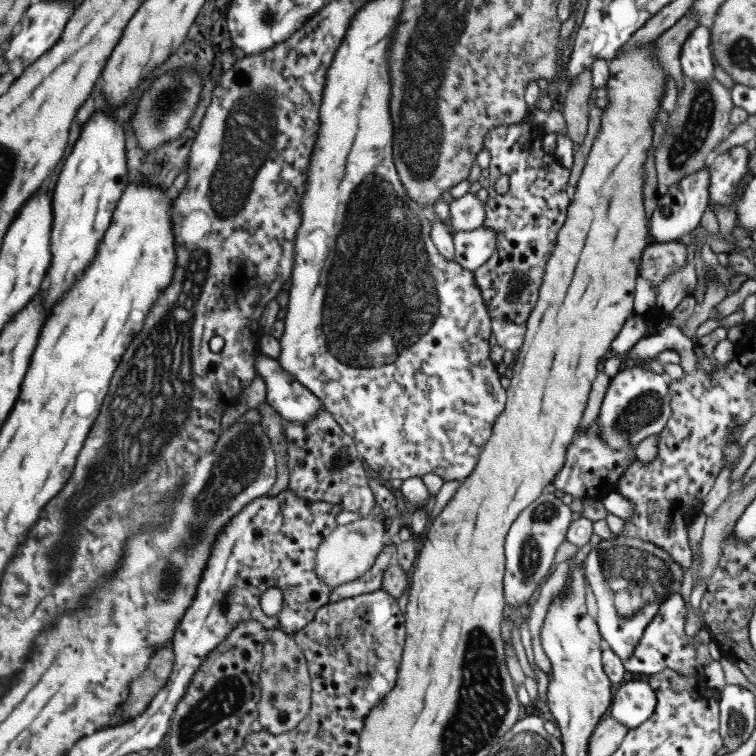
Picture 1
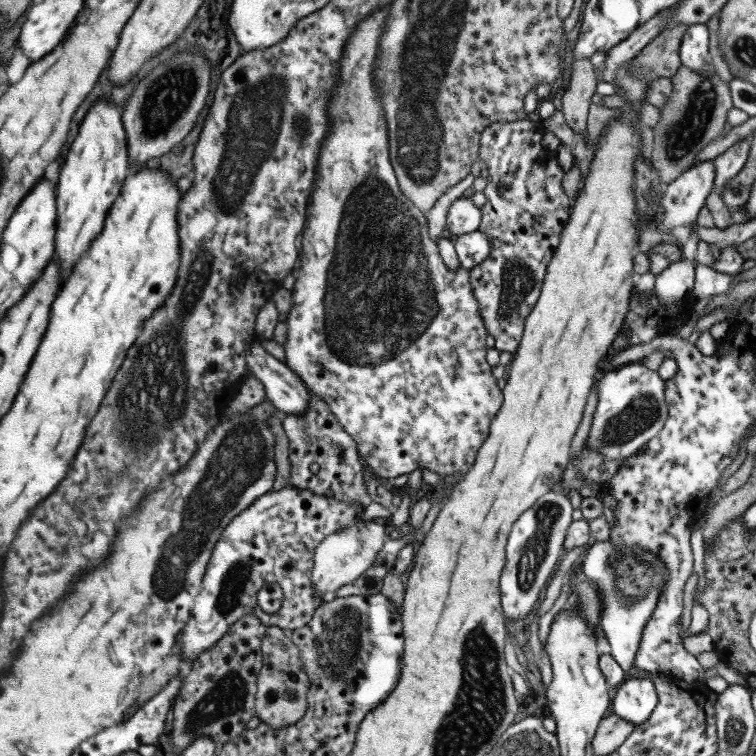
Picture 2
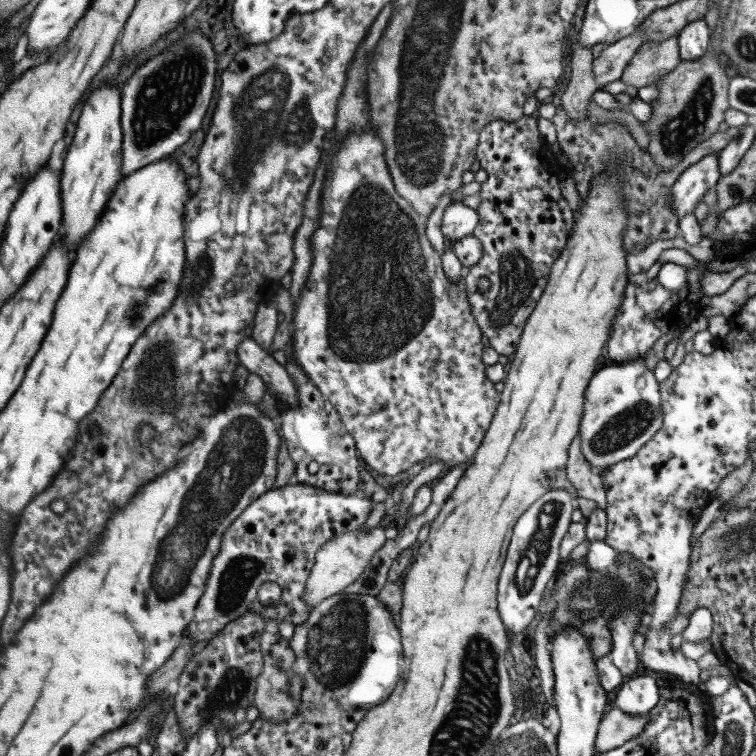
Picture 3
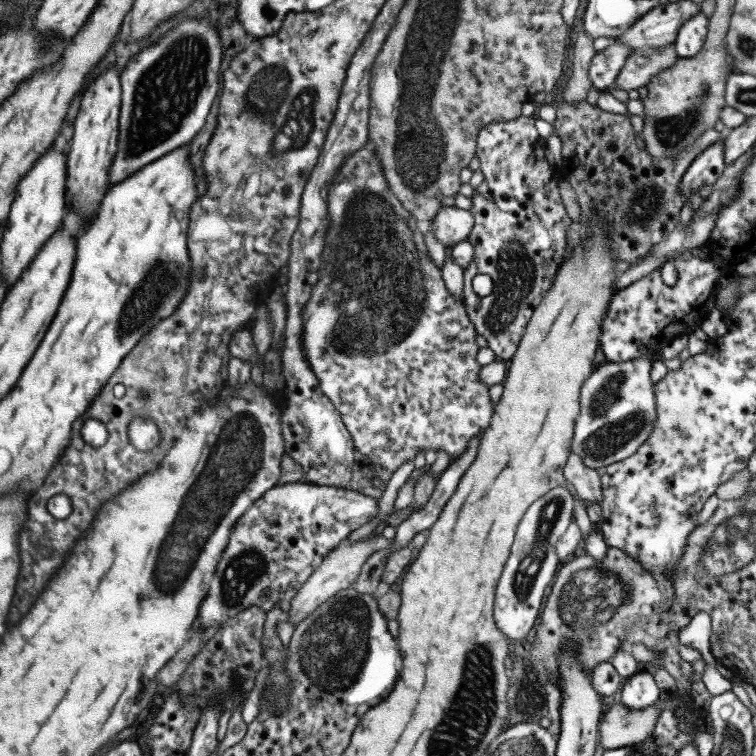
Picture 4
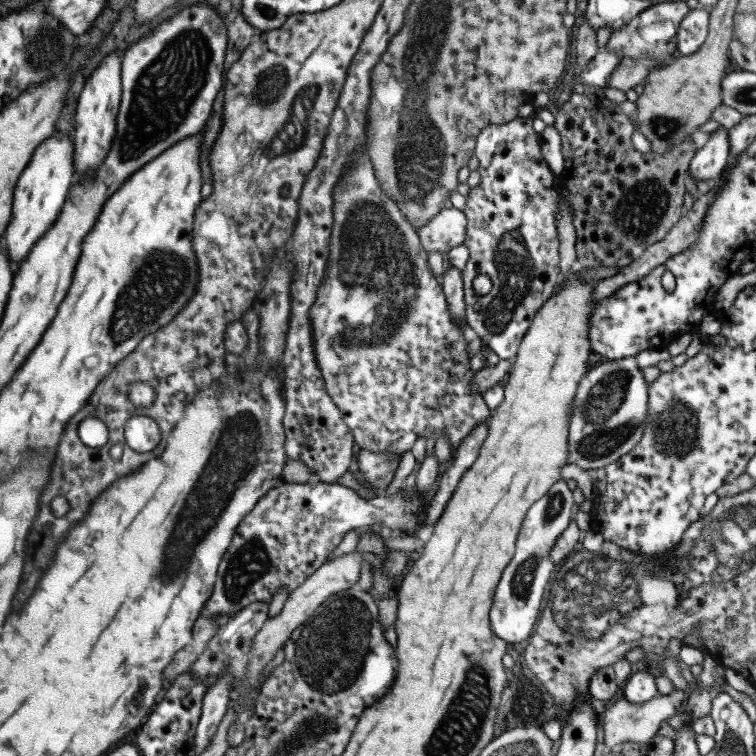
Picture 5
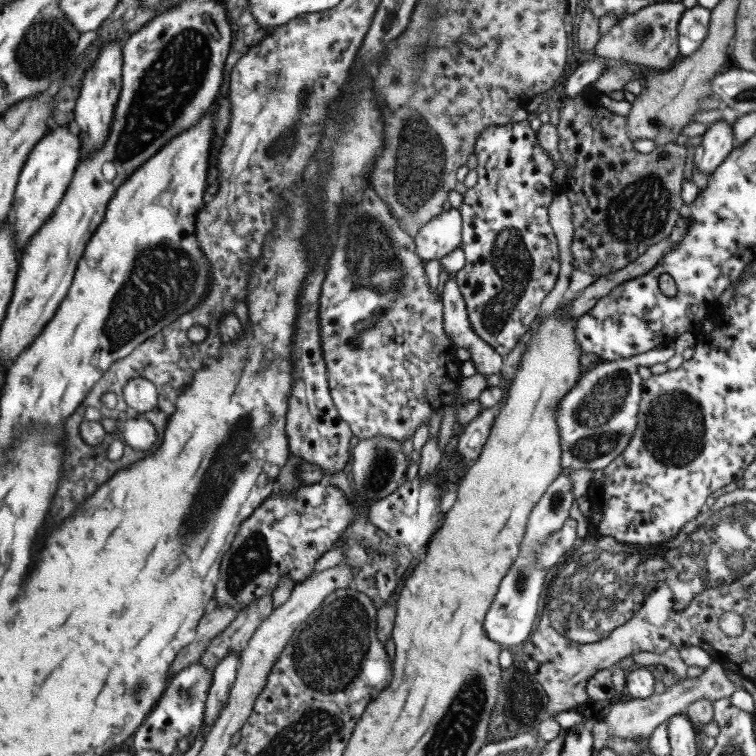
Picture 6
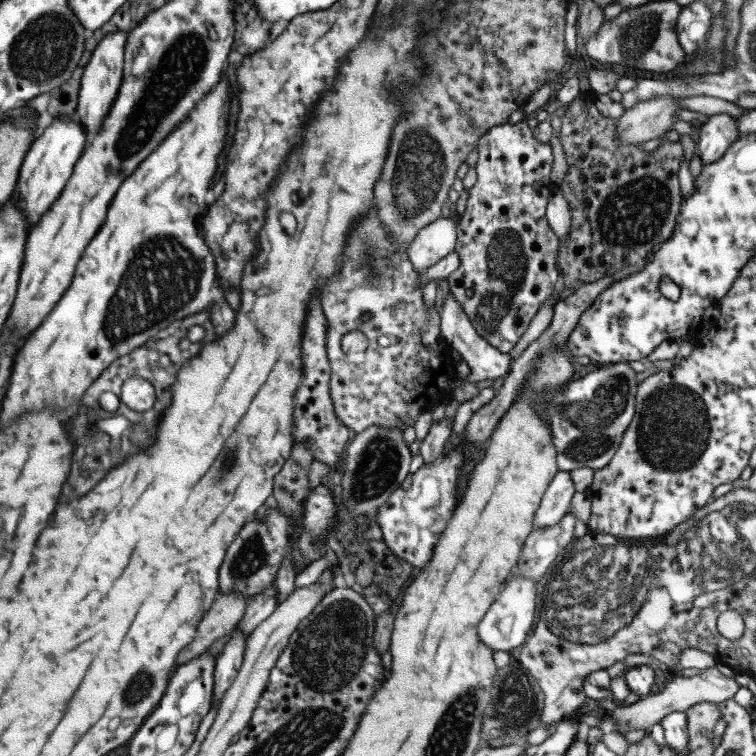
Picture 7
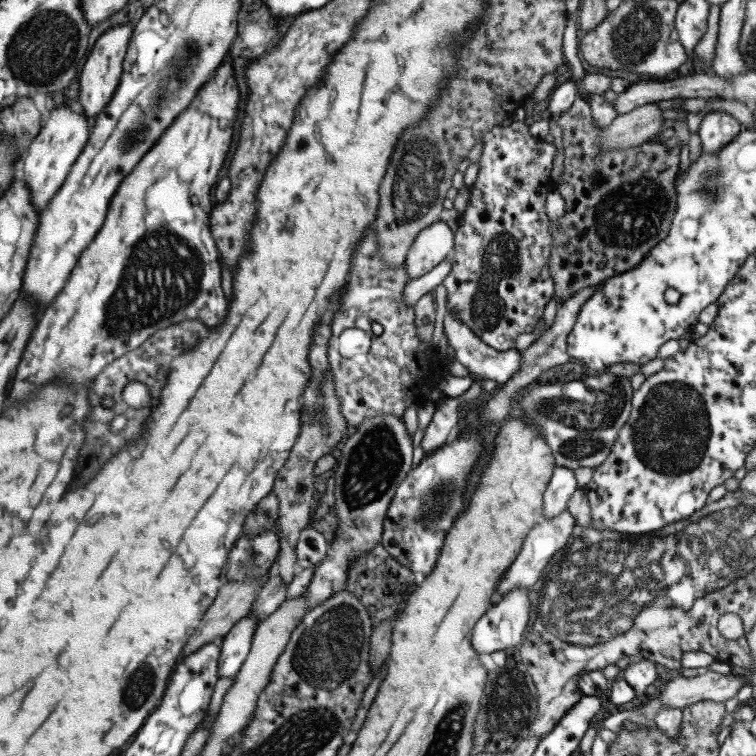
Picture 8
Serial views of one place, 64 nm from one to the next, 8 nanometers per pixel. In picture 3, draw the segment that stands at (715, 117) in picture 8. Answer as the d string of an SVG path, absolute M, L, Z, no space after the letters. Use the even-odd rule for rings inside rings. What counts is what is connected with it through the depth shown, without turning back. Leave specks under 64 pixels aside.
M718 153L706 154L688 166L670 187L670 203L676 219L691 212L702 200L702 194L714 188L719 177Z

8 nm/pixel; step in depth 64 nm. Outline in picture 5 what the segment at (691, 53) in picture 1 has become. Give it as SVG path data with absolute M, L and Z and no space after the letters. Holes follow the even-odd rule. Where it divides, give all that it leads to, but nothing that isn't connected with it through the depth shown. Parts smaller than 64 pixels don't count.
M708 8L689 9L676 30L677 56L695 53L705 40L708 25Z

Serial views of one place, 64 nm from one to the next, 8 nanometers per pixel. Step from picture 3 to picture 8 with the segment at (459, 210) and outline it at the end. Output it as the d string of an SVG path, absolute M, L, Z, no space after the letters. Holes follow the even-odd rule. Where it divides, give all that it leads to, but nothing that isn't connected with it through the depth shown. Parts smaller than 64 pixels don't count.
M443 221L420 230L407 249L404 263L407 281L419 278L441 263L454 243L454 233Z

